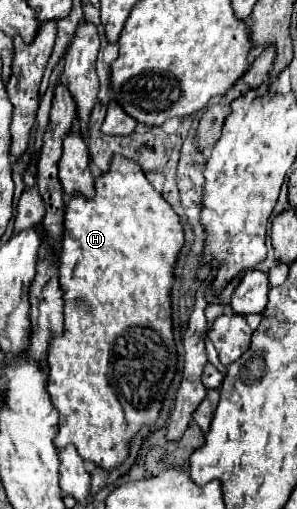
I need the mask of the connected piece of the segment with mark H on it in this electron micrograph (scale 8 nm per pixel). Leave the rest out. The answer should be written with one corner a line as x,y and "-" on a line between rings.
121,155
113,157
111,171
103,177
95,179
95,199
87,201
85,197
71,197
65,207
65,235
61,245
61,265
59,265
59,281
63,289
63,301
65,301
65,327
63,335
51,341
49,347
49,381
47,391
51,395
51,401
55,409
59,411
59,433
55,447
63,449
67,445
75,445
79,455
85,461
95,463
101,469
117,469
125,463
131,451
131,441
137,435
137,431
145,425
155,425
161,409
163,399
175,379
177,373
177,347
173,339
173,321
171,321
171,287
173,287
173,271
177,265
177,257
181,247
185,245
185,227
181,223
181,217
173,211
173,207
163,199
163,195
151,185
145,171
131,159
125,159

